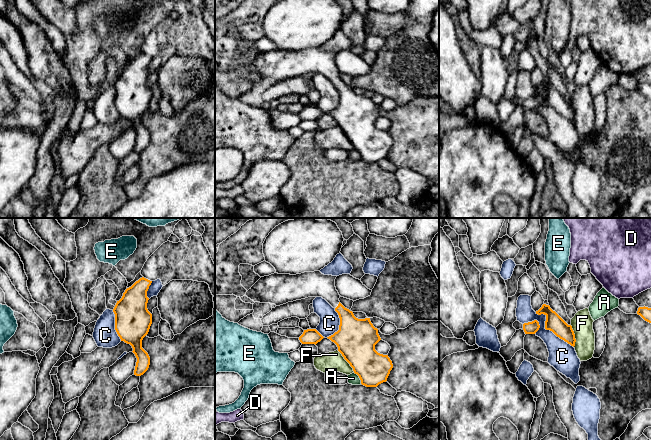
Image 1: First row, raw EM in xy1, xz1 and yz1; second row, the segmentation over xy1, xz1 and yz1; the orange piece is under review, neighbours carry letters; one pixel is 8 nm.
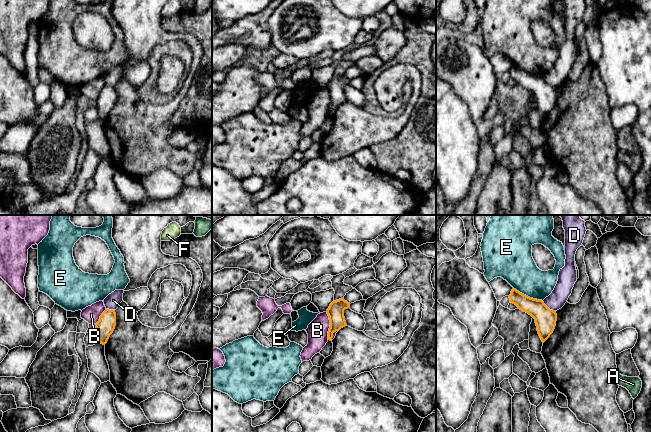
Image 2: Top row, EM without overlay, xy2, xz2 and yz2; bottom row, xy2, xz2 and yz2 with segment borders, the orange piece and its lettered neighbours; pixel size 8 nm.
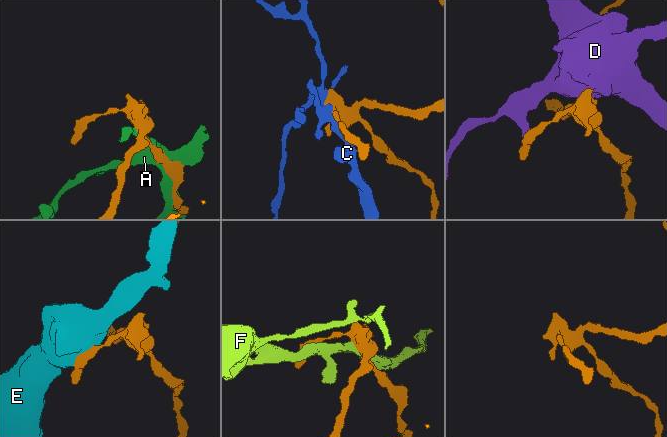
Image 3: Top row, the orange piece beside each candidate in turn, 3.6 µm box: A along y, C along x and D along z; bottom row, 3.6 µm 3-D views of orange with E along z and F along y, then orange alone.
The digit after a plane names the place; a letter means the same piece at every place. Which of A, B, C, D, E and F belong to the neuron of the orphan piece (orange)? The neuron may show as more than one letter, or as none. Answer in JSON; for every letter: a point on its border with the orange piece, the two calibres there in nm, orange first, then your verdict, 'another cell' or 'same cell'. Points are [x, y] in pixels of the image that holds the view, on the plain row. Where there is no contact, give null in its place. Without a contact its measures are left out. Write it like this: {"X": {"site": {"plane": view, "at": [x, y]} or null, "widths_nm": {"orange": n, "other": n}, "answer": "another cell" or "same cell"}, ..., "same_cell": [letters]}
{"A": {"site": {"plane": "xz1", "at": [359, 153]}, "widths_nm": {"orange": 280, "other": 90}, "answer": "another cell"}, "B": {"site": {"plane": "xz2", "at": [330, 102]}, "widths_nm": {"orange": 130, "other": 170}, "answer": "another cell"}, "C": {"site": {"plane": "yz1", "at": [548, 105]}, "widths_nm": {"orange": 140, "other": 220}, "answer": "another cell"}, "D": {"site": {"plane": "yz2", "at": [547, 83]}, "widths_nm": {"orange": 170, "other": 150}, "answer": "another cell"}, "E": {"site": {"plane": "yz2", "at": [527, 72]}, "widths_nm": {"orange": 170, "other": 280}, "answer": "another cell"}, "F": {"site": {"plane": "xz1", "at": [346, 136]}, "widths_nm": {"orange": 320, "other": 160}, "answer": "another cell"}, "same_cell": []}

